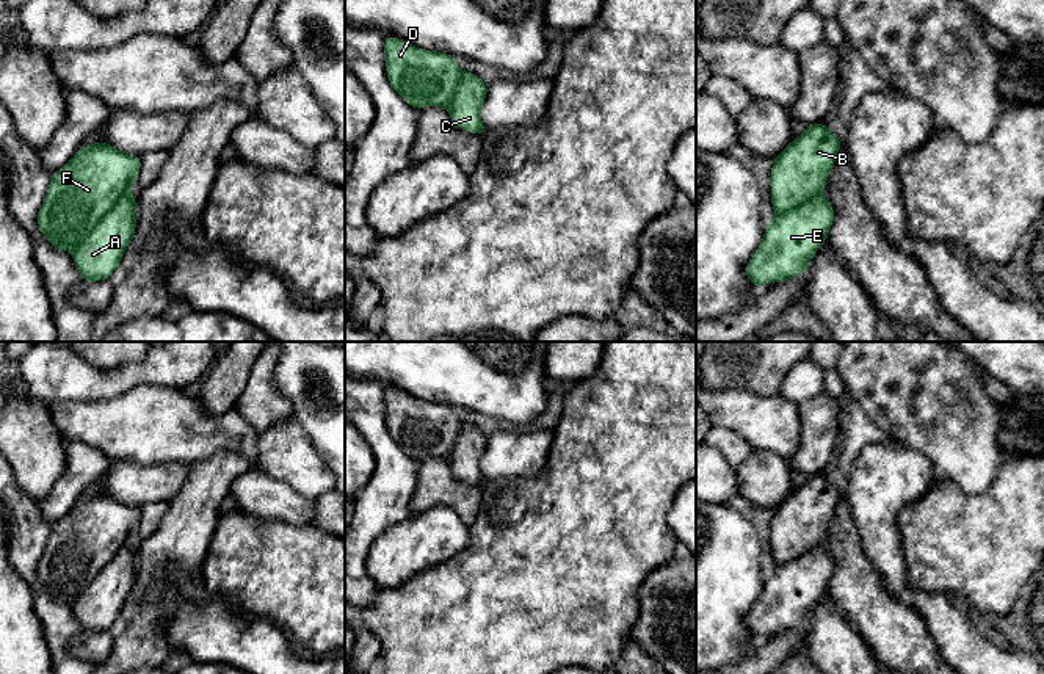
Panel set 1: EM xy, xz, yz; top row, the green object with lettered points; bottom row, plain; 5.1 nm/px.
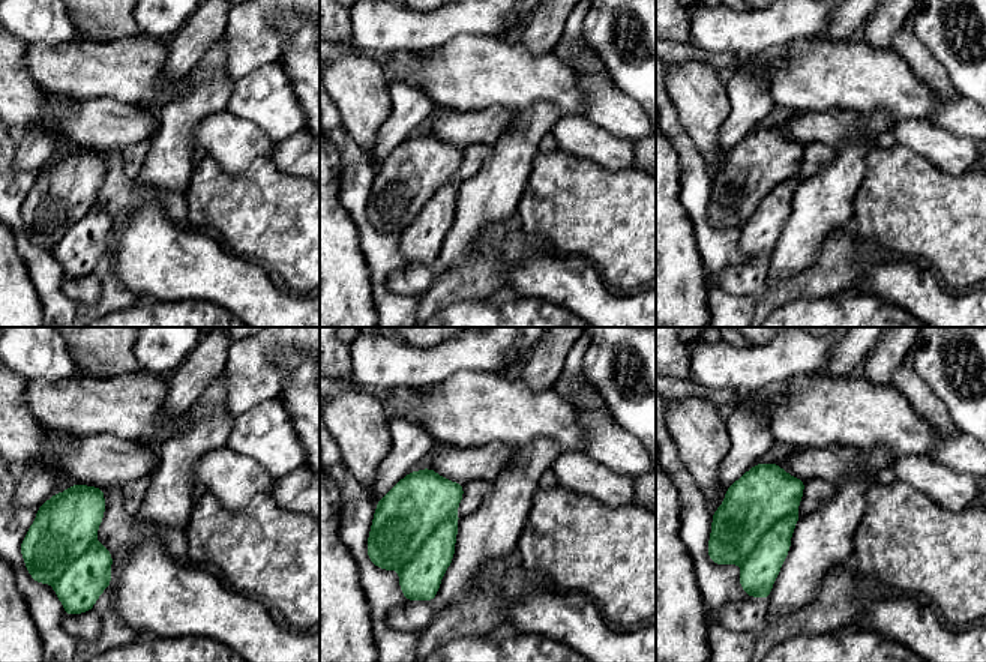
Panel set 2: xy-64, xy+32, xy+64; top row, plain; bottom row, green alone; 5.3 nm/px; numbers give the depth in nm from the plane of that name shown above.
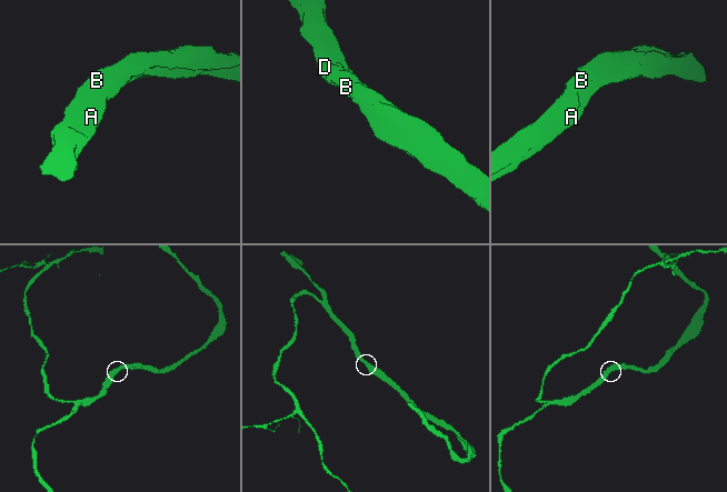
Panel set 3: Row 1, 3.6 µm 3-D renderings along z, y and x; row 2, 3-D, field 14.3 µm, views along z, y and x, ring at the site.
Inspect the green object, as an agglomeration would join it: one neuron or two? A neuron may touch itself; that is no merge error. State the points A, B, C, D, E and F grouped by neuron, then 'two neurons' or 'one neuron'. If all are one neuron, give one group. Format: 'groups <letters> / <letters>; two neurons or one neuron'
groups A B C D E F; one neuron

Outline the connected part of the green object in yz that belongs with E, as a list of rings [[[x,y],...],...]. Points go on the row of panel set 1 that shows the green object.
[[[818,122],[773,158],[770,190],[776,216],[745,268],[754,288],[798,277],[826,241],[834,208],[821,191],[840,147],[842,141]]]

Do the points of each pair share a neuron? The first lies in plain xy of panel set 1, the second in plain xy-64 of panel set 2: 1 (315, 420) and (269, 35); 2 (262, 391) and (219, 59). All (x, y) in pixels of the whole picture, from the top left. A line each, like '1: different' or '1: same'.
1: different
2: different

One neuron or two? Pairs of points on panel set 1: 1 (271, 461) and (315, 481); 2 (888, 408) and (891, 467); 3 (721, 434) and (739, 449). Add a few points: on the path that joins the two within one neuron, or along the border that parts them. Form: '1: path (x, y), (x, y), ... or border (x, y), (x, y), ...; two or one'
1: path (282, 461), (295, 461), (304, 471); one
2: border (889, 436), (922, 453); two
3: path (726, 439), (734, 447); one

